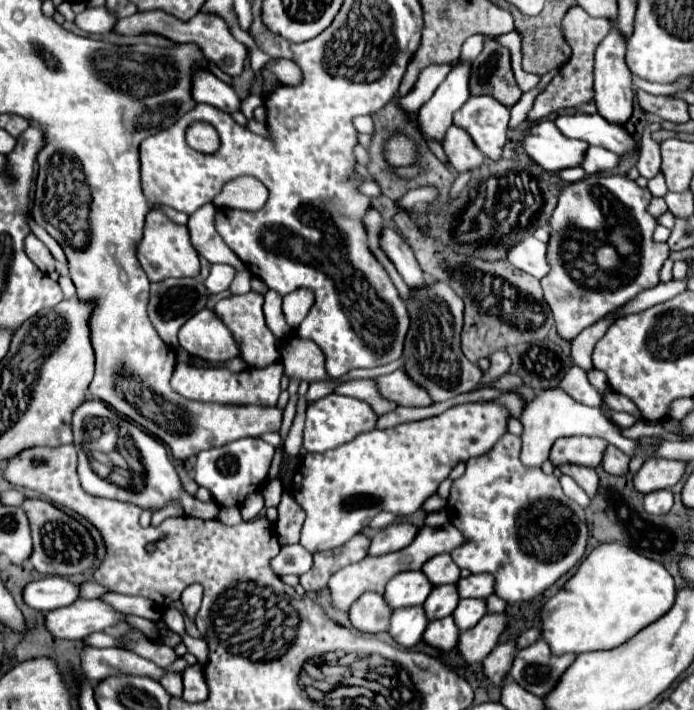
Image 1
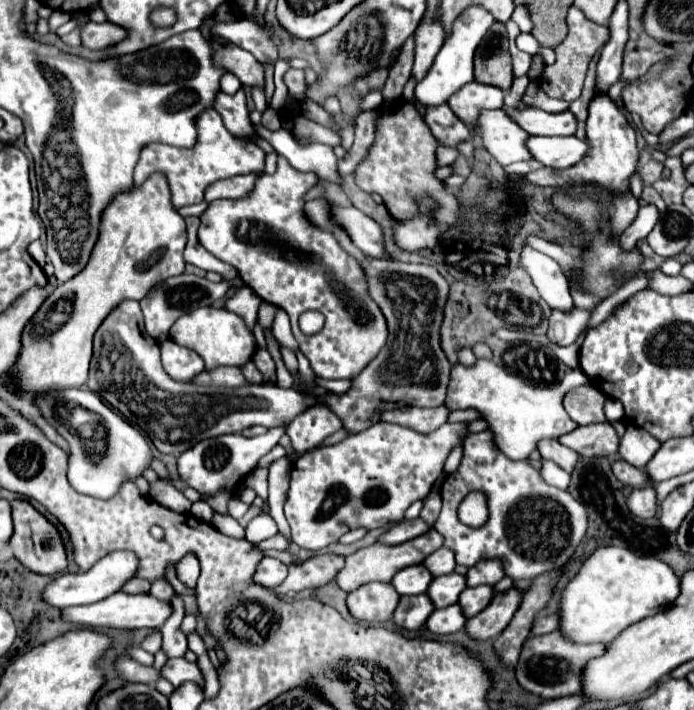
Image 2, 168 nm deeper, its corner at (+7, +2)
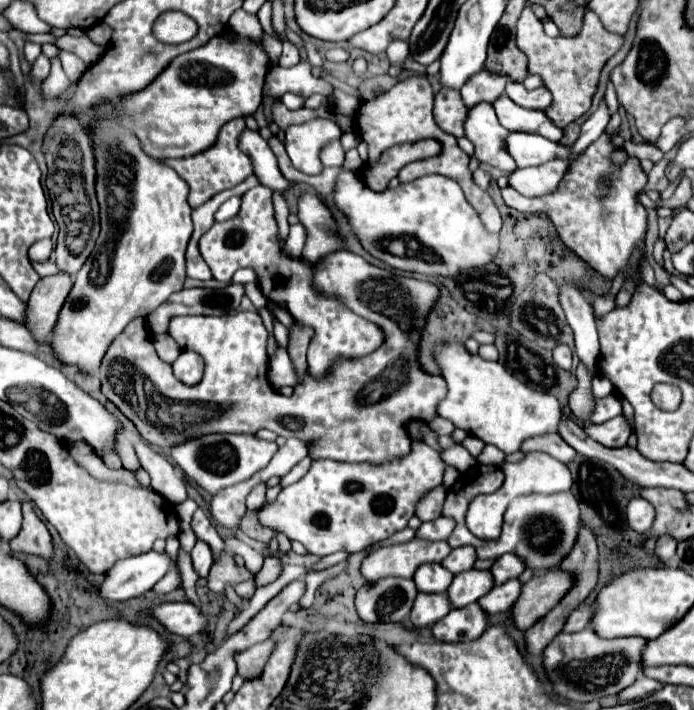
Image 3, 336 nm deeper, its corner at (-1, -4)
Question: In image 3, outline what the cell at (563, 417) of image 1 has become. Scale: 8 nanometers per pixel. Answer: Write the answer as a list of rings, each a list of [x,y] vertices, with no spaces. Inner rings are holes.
[[[440,344],[436,348],[436,360],[440,362],[442,376],[448,382],[448,396],[440,402],[438,414],[452,420],[456,428],[474,434],[486,444],[498,446],[504,454],[518,452],[522,442],[528,438],[558,434],[564,410],[556,396],[532,390],[528,384],[520,382],[512,372],[508,372],[504,364],[472,356],[460,344]],[[468,420],[478,424],[476,430],[466,426]]]

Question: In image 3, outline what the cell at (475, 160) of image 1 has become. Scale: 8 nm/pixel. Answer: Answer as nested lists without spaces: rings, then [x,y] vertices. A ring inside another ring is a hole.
[[[442,88],[436,94],[436,98],[434,98],[434,120],[444,132],[448,132],[456,138],[462,138],[466,114],[468,114],[468,110],[466,110],[458,90]]]

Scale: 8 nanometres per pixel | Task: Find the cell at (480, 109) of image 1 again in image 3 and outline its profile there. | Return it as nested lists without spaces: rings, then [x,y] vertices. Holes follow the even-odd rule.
[[[486,70],[478,72],[460,90],[466,108],[470,110],[470,108],[474,108],[480,102],[488,102],[488,104],[496,102],[504,94],[506,82],[508,82],[506,76],[494,76],[494,74],[486,72]]]

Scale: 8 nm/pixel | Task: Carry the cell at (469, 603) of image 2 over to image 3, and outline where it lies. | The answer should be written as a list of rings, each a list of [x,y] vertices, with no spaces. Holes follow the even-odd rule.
[[[508,580],[502,586],[494,586],[486,596],[482,596],[478,600],[480,608],[484,608],[484,612],[488,614],[498,614],[498,612],[508,612],[512,608],[512,604],[516,602],[518,594],[520,594],[520,582],[518,580]]]

